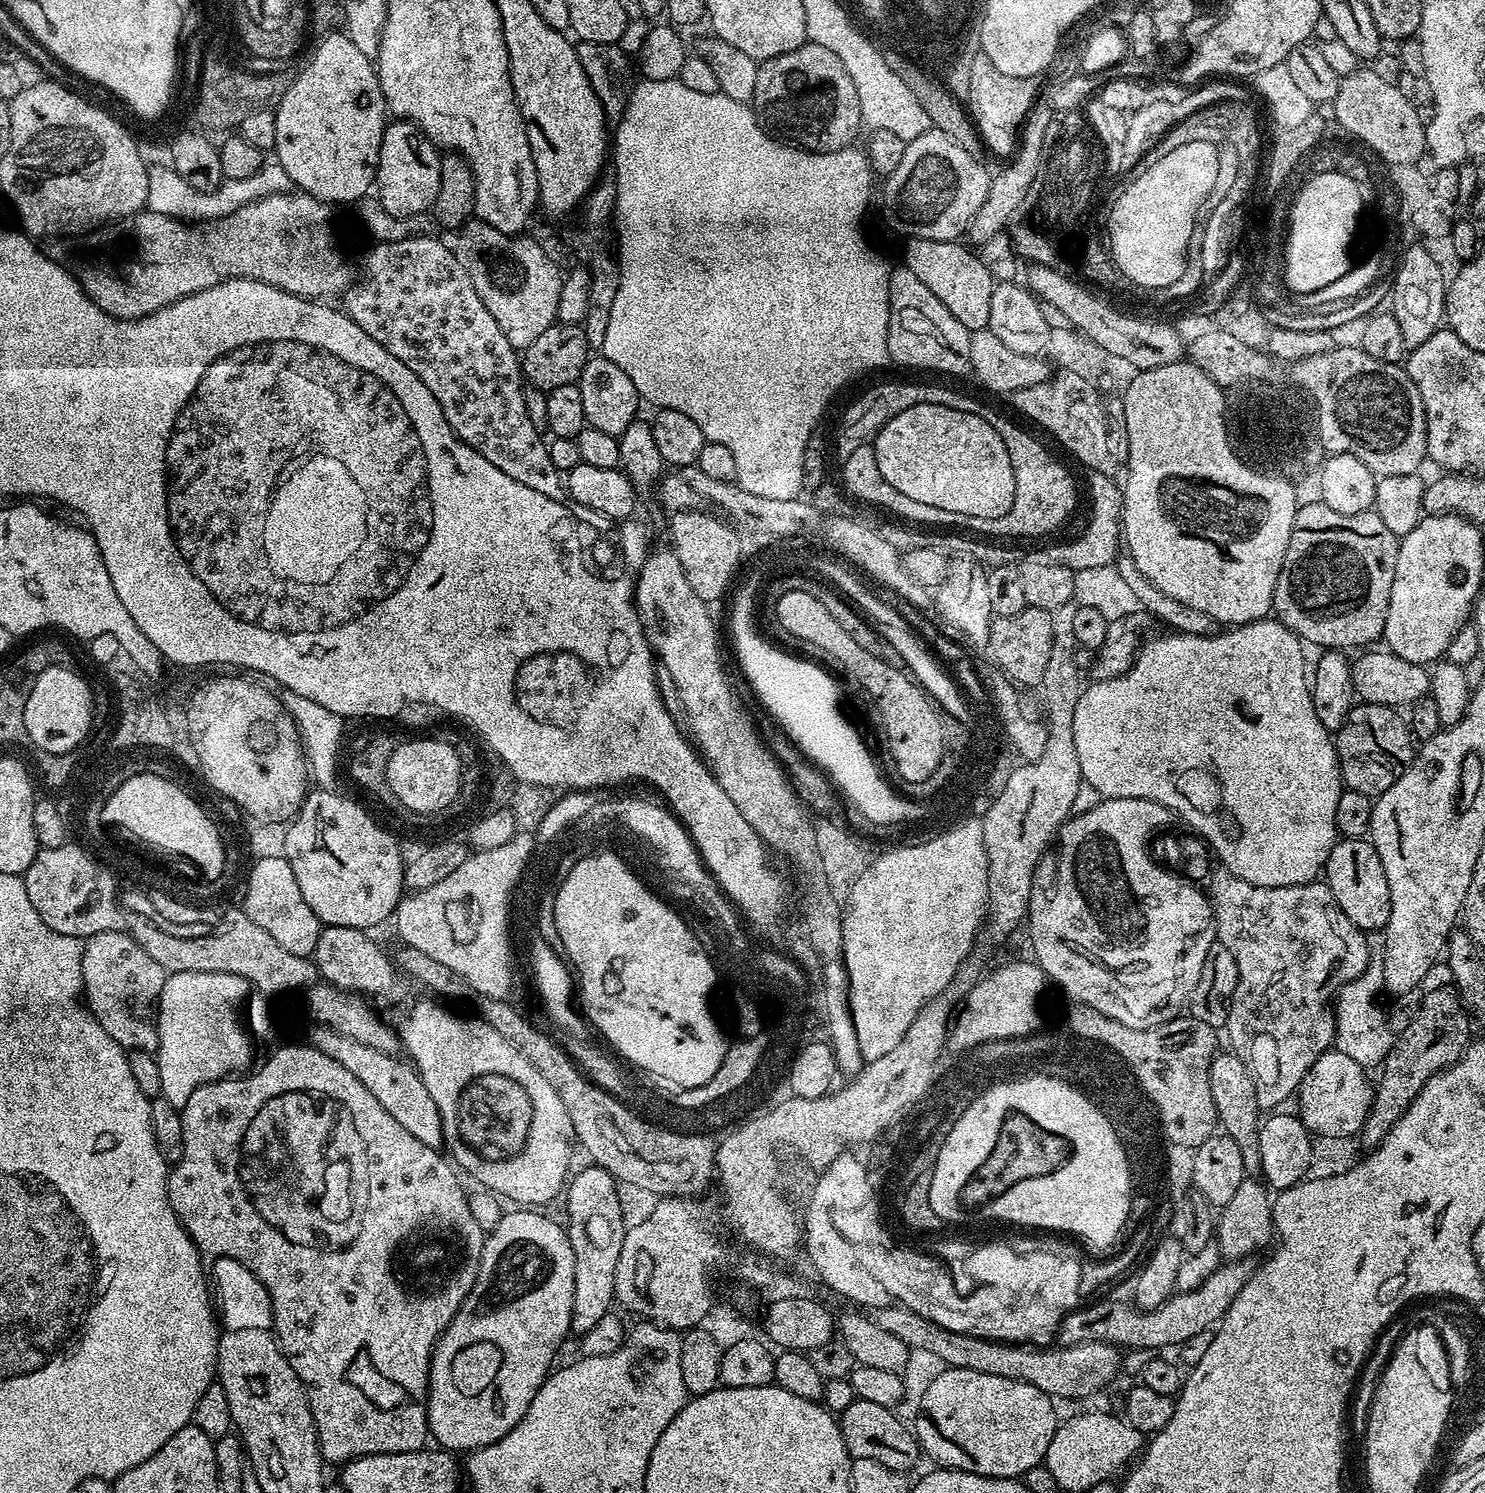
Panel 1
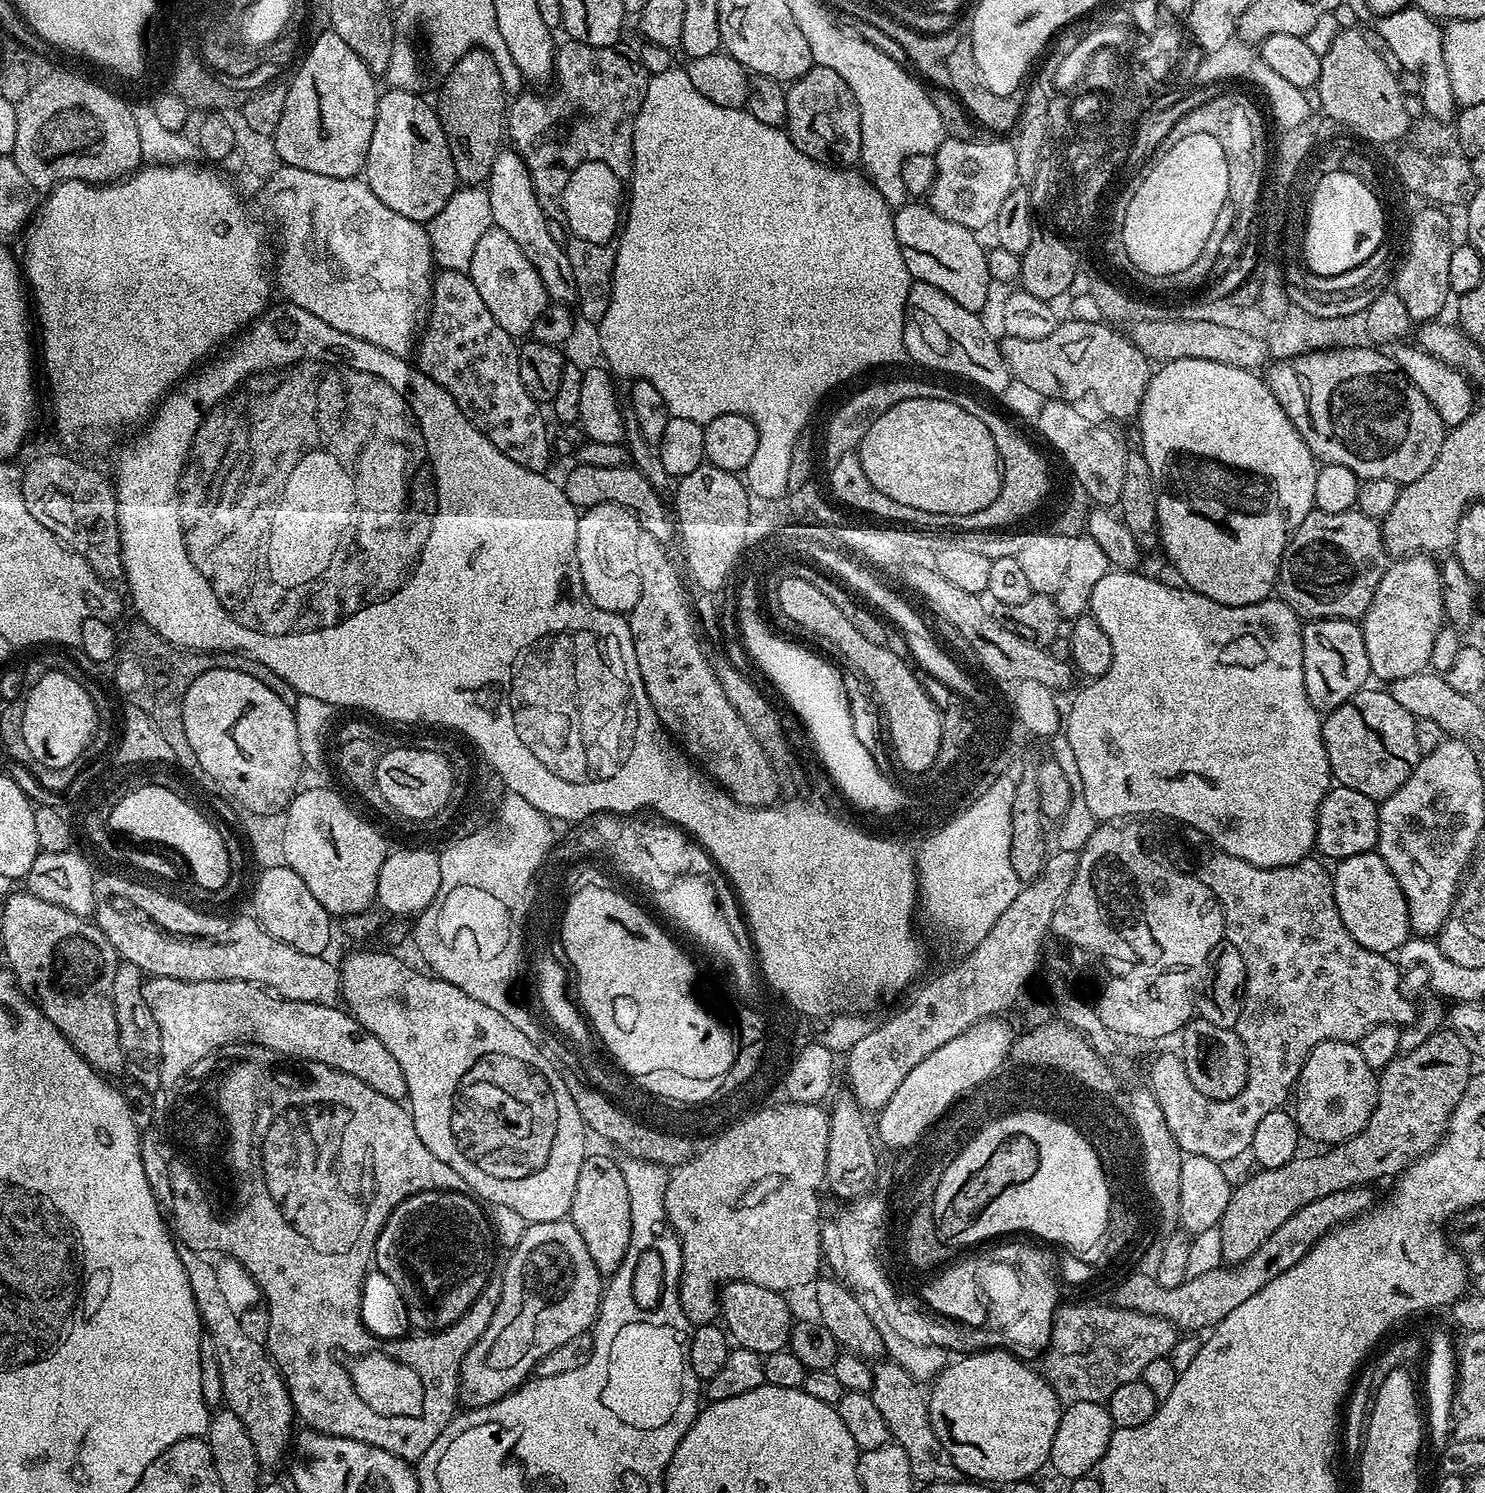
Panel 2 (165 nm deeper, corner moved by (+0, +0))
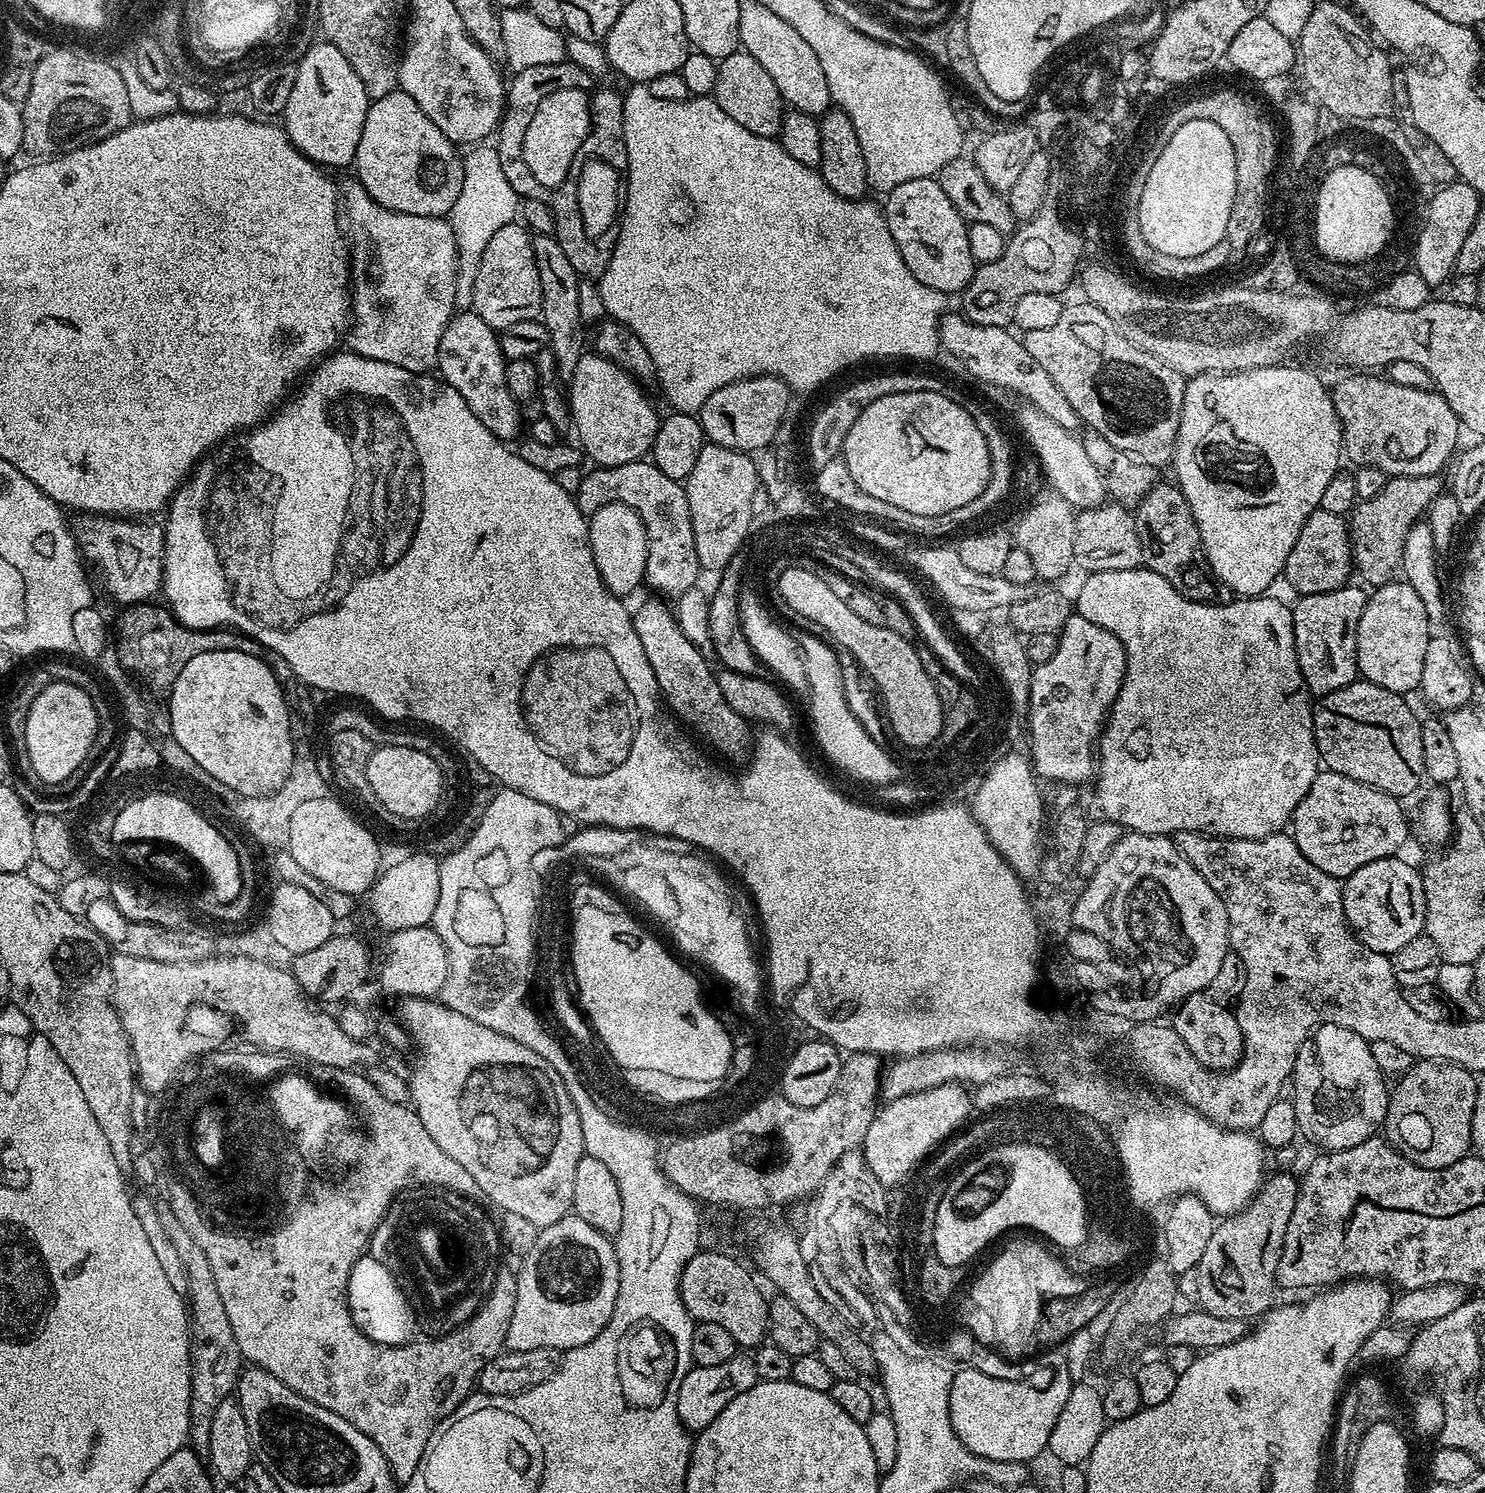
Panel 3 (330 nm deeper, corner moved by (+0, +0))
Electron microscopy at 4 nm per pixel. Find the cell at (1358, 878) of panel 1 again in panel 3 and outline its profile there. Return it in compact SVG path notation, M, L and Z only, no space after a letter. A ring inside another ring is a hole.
M1399 855L1366 862L1362 870L1354 870L1342 884L1344 919L1366 947L1375 952L1391 954L1402 950L1406 942L1421 939L1426 918L1424 877Z

